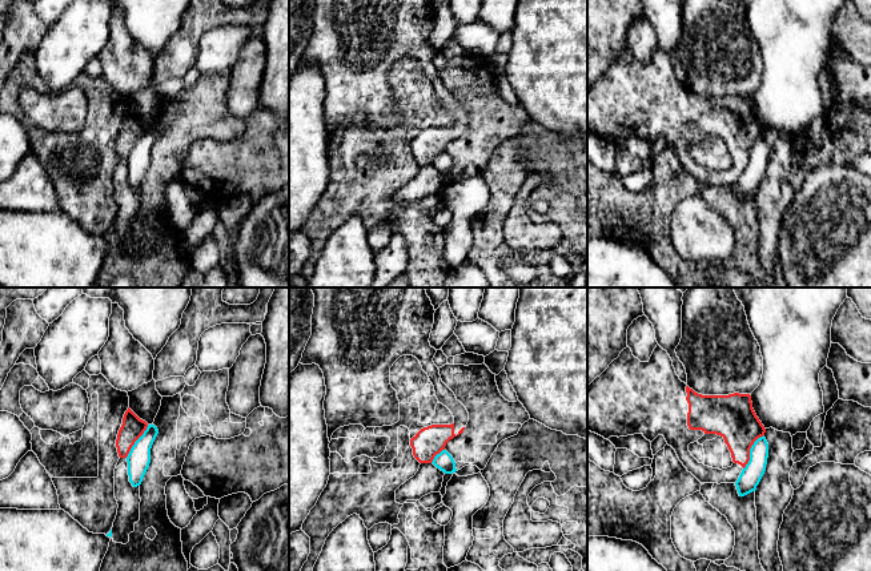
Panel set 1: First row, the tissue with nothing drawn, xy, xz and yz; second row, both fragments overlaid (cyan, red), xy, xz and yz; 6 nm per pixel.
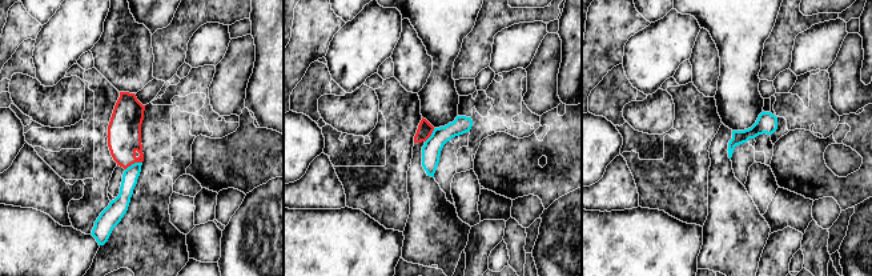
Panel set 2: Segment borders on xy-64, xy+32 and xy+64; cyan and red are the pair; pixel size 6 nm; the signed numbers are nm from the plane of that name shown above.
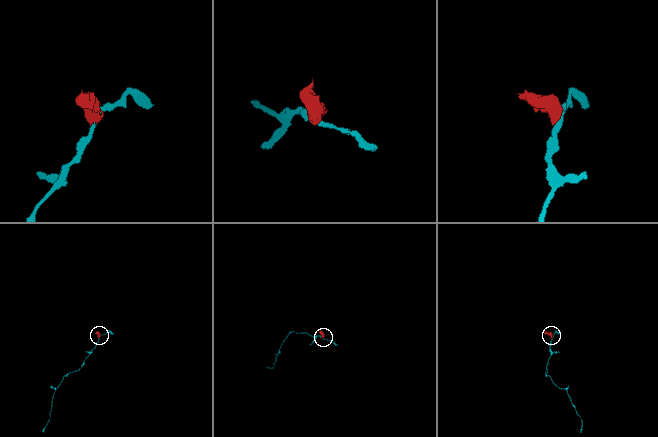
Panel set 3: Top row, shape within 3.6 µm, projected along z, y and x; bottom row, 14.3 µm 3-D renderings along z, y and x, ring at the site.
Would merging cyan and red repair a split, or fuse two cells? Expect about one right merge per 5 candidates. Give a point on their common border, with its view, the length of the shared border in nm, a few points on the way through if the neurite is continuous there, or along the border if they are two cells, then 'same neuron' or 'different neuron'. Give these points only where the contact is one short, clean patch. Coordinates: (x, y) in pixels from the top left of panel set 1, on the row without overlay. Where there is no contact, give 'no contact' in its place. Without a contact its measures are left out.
yz (750, 153) | 240 nm | along yz (763, 136), (751, 148), (750, 161), (743, 171) | different neuron

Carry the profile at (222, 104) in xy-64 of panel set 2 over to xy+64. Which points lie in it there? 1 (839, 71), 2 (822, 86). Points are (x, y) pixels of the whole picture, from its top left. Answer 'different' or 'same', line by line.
1: same
2: different

